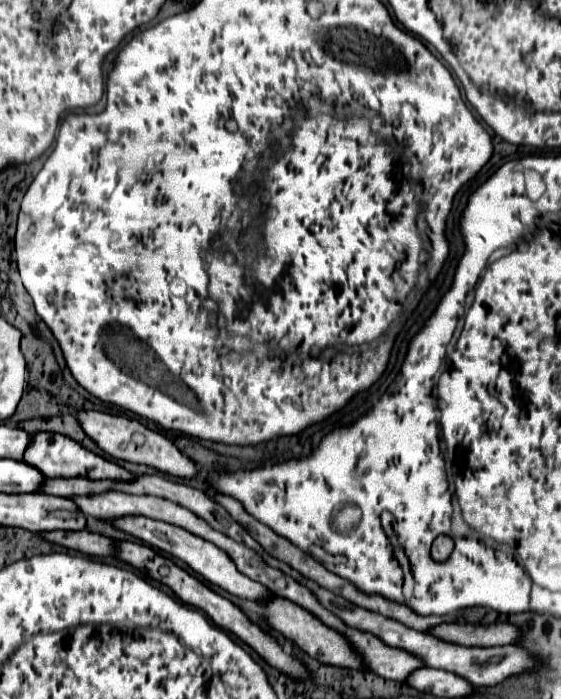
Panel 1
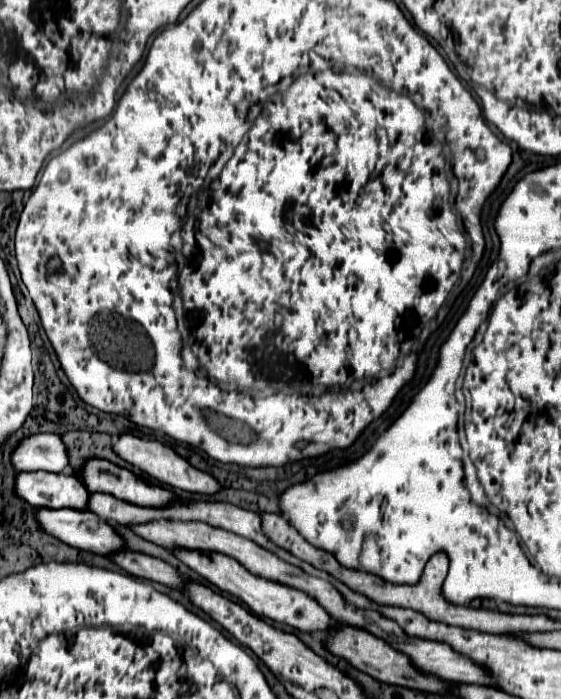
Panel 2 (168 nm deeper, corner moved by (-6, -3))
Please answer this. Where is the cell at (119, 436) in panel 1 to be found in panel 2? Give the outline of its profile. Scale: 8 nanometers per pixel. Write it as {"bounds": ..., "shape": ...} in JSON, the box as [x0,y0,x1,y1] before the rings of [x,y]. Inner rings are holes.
{"bounds":[114,434,220,494],"shape":[[[124,434],[120,436],[120,440],[116,442],[114,450],[118,452],[120,458],[124,458],[126,462],[130,462],[132,466],[140,468],[144,474],[148,474],[150,478],[156,478],[158,482],[162,484],[168,484],[172,488],[180,488],[180,490],[186,490],[186,492],[192,492],[192,494],[216,494],[220,490],[220,484],[216,478],[212,478],[210,474],[206,472],[200,472],[196,470],[194,466],[190,466],[184,458],[180,458],[170,446],[166,444],[160,444],[156,440],[142,440],[142,438],[136,438],[132,434]]]}

